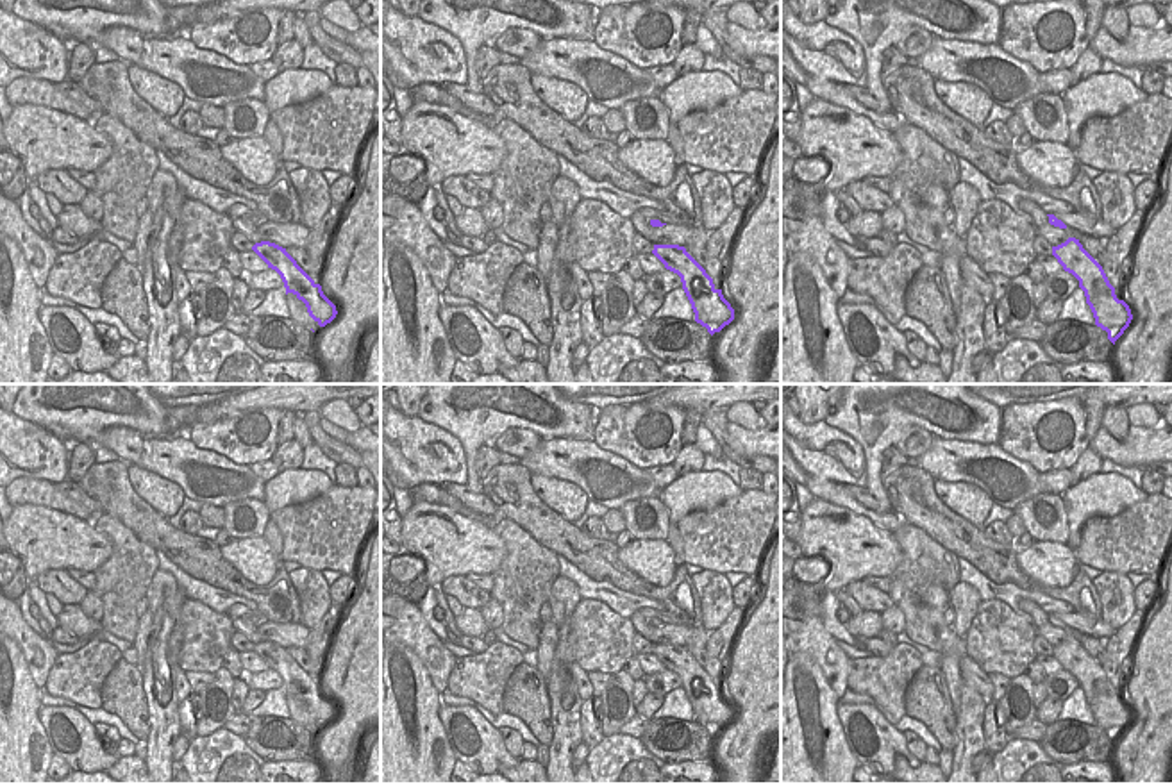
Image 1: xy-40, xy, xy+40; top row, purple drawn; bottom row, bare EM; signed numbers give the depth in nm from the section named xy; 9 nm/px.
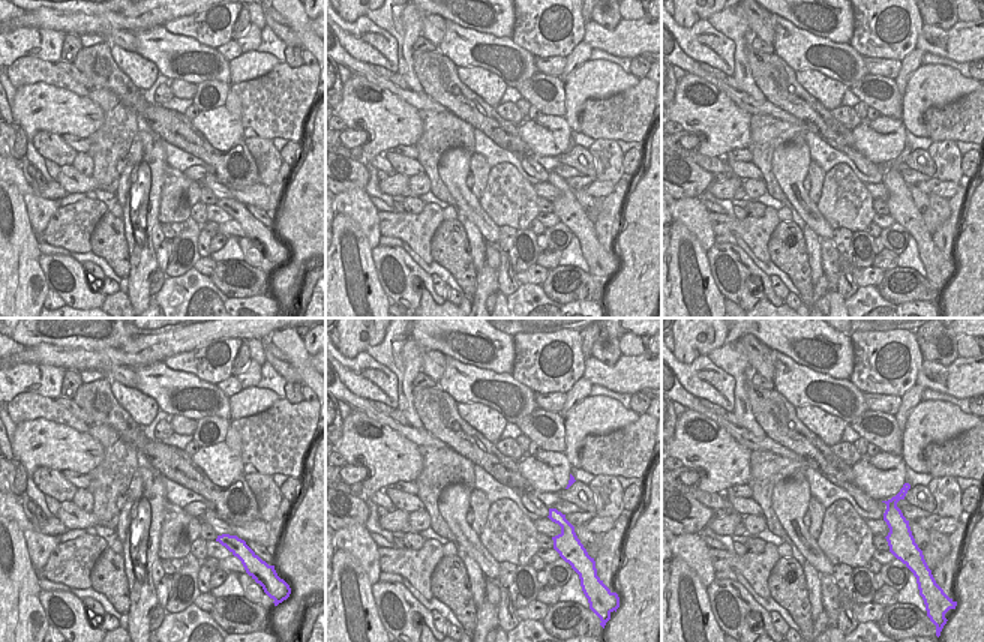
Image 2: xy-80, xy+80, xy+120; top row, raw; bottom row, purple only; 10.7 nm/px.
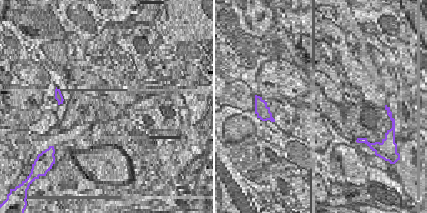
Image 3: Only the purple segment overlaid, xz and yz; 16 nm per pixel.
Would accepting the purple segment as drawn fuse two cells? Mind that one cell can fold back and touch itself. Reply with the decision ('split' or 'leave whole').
leave whole

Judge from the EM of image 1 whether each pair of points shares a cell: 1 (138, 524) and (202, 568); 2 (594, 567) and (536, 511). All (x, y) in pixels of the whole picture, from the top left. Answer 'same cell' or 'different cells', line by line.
1: same cell
2: same cell

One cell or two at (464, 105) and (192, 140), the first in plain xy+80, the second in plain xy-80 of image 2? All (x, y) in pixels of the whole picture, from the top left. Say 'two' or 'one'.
one

